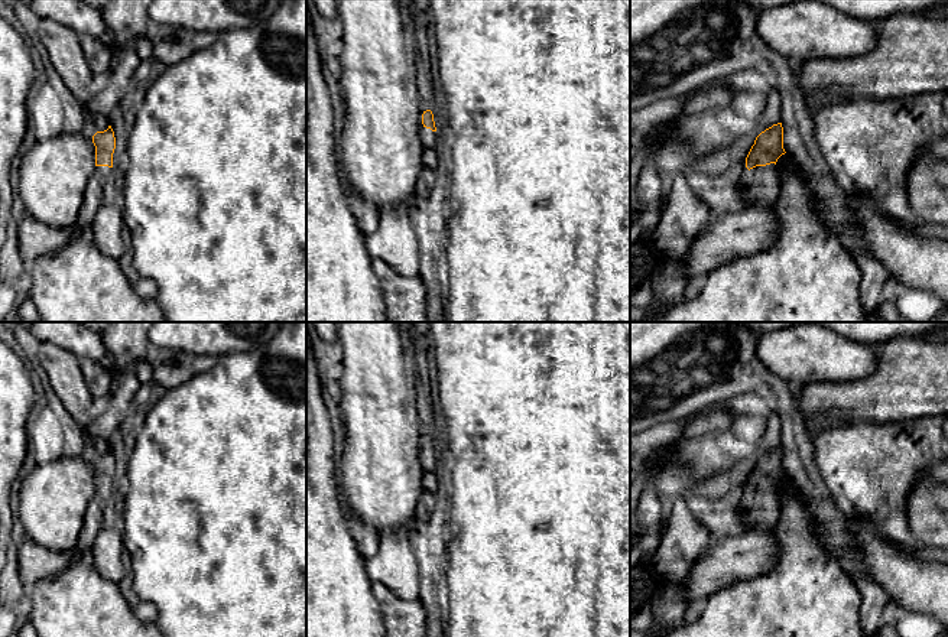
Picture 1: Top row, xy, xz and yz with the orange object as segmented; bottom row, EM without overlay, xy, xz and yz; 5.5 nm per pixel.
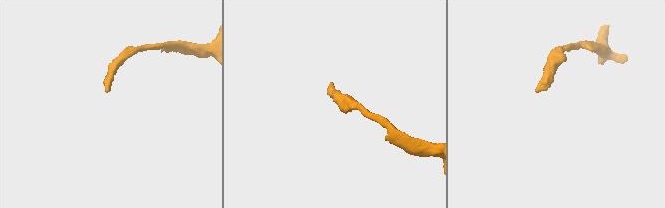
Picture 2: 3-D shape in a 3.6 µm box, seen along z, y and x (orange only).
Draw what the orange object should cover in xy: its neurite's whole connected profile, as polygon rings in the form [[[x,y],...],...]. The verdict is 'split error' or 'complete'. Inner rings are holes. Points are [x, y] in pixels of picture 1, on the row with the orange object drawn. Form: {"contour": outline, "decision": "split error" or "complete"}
{"contour": [[[111,126],[92,136],[95,146],[95,170],[91,175],[77,221],[65,228],[53,228],[35,220],[29,214],[17,227],[19,251],[23,261],[30,266],[38,257],[55,254],[78,233],[91,225],[98,208],[104,204],[104,186],[114,178],[113,153],[116,137]]], "decision": "split error"}

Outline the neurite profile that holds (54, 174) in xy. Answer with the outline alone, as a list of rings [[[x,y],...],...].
[[[62,133],[38,142],[19,165],[19,194],[26,214],[53,228],[72,225],[94,170],[91,137]]]

